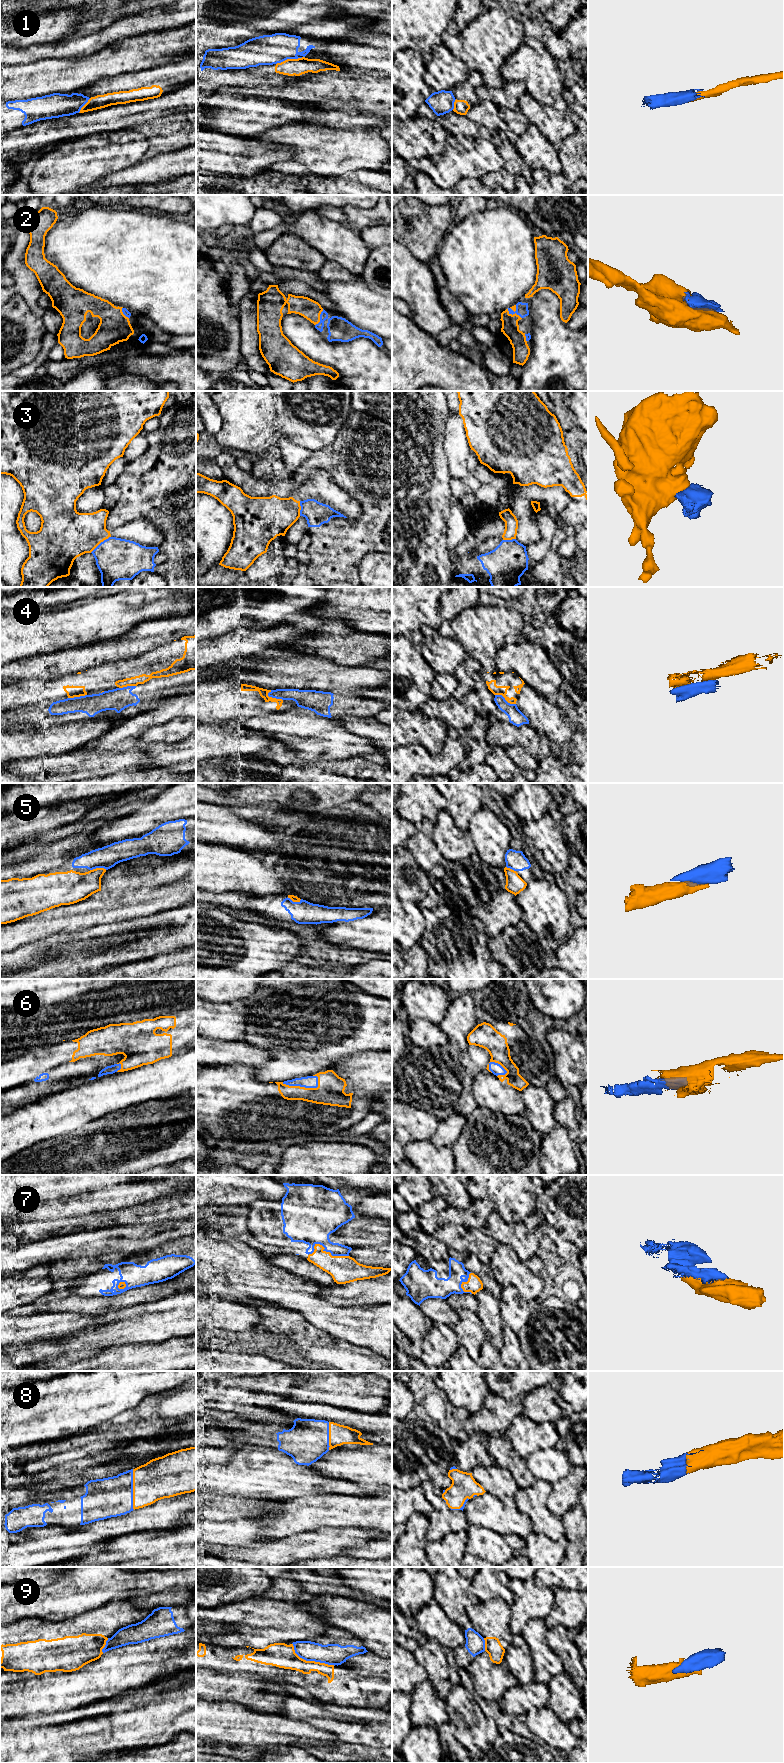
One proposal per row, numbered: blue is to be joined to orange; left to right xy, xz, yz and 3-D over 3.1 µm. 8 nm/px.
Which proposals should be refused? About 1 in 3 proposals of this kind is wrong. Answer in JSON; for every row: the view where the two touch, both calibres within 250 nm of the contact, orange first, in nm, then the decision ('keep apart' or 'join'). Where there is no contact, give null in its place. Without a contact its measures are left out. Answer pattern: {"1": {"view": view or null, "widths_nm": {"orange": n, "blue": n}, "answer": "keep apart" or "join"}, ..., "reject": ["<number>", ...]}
{"1": {"view": "xz", "widths_nm": {"orange": 140, "blue": 240}, "answer": "keep apart"}, "2": {"view": "yz", "widths_nm": {"orange": 140, "blue": 100}, "answer": "join"}, "3": {"view": "xy", "widths_nm": {"orange": 380, "blue": 340}, "answer": "keep apart"}, "4": {"view": "yz", "widths_nm": {"orange": 80, "blue": 120}, "answer": "keep apart"}, "5": {"view": "xy", "widths_nm": {"orange": 240, "blue": 180}, "answer": "join"}, "6": {"view": "xz", "widths_nm": {"orange": 220, "blue": 100}, "answer": "join"}, "7": {"view": "xz", "widths_nm": {"orange": 220, "blue": 340}, "answer": "join"}, "8": {"view": "xy", "widths_nm": {"orange": 320, "blue": 320}, "answer": "join"}, "9": {"view": "xz", "widths_nm": {"orange": 200, "blue": 180}, "answer": "keep apart"}, "reject": ["1", "3", "4", "9"]}

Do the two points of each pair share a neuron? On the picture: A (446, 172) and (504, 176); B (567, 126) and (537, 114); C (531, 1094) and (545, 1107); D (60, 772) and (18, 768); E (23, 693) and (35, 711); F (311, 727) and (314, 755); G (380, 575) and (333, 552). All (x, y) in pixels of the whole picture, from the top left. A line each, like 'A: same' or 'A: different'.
A: different
B: same
C: same
D: same
E: different
F: same
G: different

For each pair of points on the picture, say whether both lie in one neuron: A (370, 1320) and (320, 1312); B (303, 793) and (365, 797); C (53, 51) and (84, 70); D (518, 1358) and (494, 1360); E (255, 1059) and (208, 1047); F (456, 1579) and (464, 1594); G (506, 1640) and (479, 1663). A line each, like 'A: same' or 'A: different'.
A: same
B: different
C: different
D: different
E: same
F: same
G: different

